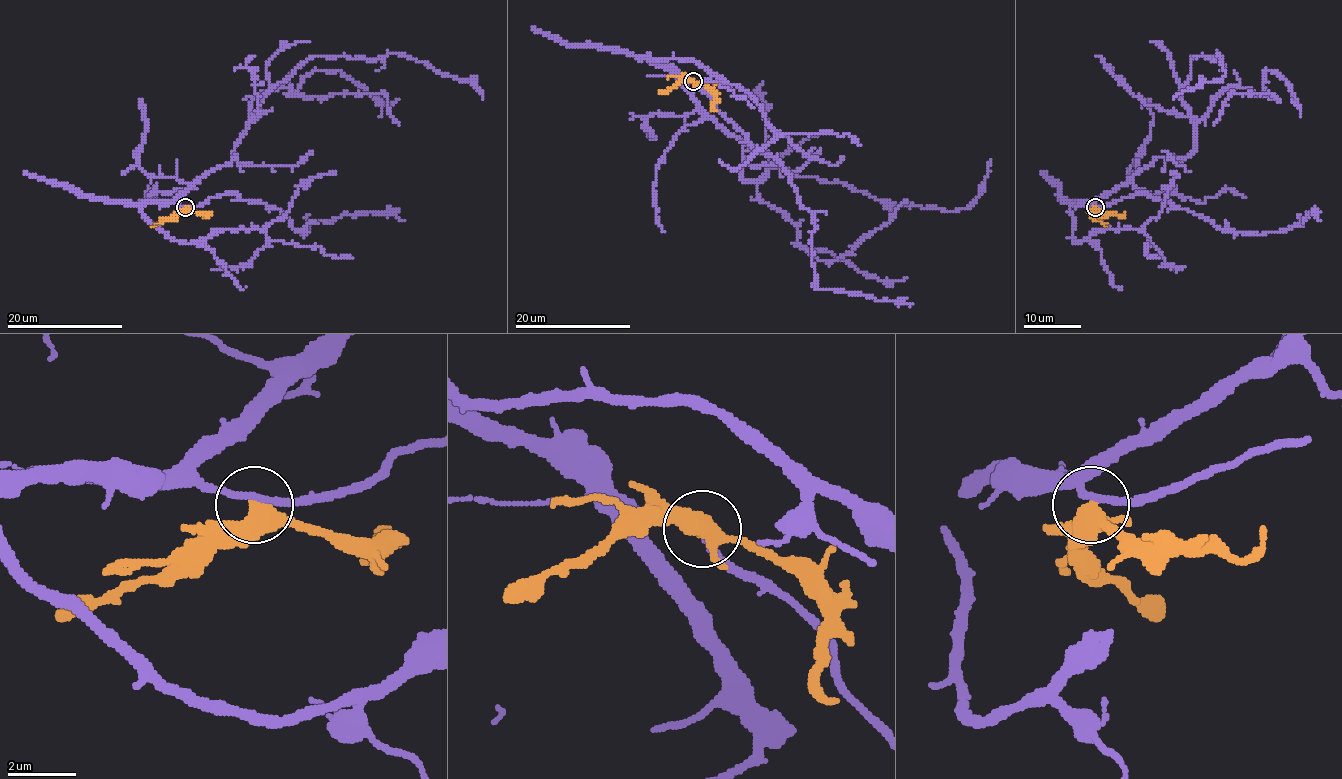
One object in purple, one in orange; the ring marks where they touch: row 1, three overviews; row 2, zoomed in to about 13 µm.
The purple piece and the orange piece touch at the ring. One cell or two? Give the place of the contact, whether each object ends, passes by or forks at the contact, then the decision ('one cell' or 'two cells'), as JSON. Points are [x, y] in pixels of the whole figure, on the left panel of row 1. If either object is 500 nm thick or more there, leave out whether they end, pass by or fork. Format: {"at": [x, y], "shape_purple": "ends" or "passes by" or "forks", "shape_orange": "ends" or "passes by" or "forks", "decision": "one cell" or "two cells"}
{"at": [185, 207], "shape_purple": "passes by", "shape_orange": "forks", "decision": "two cells"}

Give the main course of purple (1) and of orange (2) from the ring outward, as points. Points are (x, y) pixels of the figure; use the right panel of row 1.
1: (1095, 207), (1157, 158), (1187, 158), (1194, 117), (1181, 88), (1194, 57), (1220, 54), (1220, 80), (1173, 98)
2: (1095, 207), (1108, 215), (1121, 215), (1124, 211)

